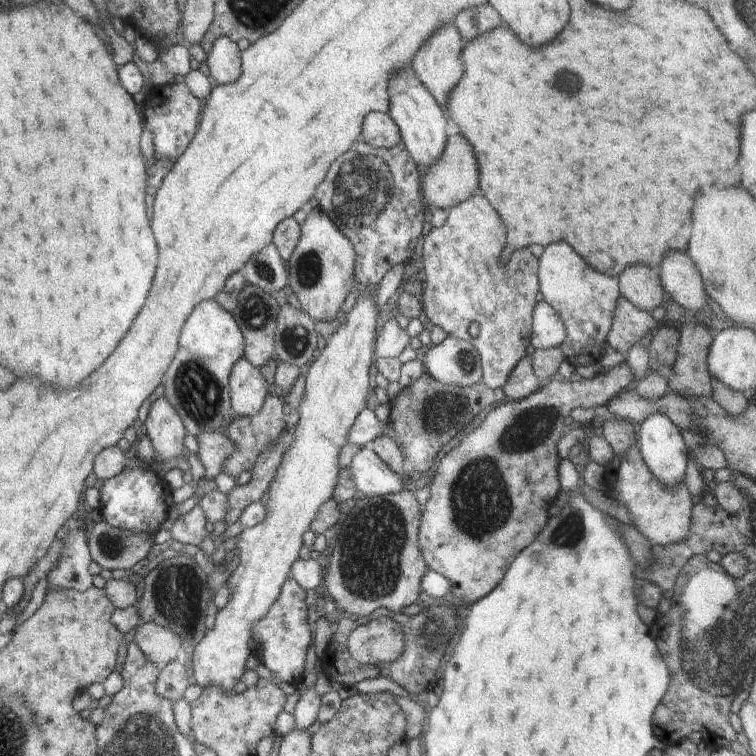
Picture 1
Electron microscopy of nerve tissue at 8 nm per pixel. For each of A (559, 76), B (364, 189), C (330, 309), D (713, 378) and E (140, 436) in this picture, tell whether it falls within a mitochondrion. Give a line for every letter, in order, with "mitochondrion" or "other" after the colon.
A: mitochondrion
B: mitochondrion
C: other
D: other
E: other

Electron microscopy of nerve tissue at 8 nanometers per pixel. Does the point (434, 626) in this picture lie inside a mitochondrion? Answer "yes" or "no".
yes

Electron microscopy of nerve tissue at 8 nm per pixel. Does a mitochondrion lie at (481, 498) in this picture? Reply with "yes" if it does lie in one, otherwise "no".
yes

